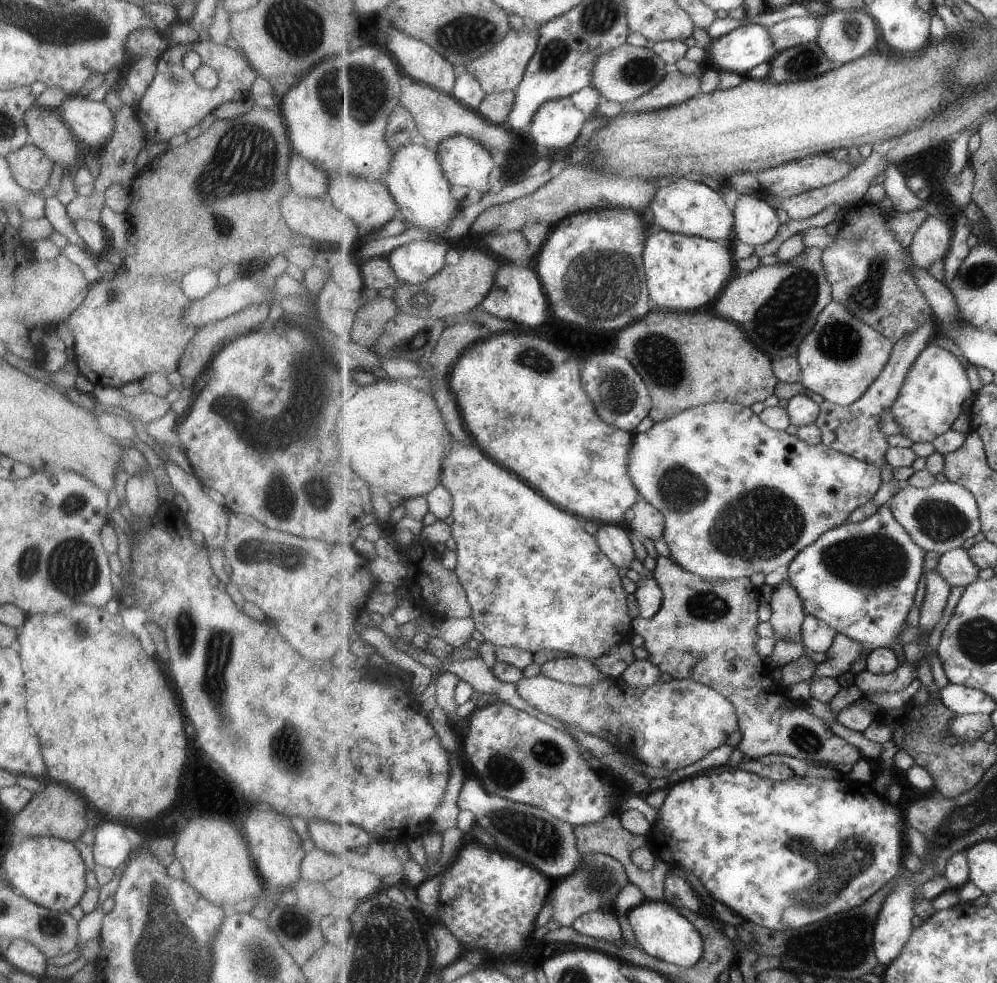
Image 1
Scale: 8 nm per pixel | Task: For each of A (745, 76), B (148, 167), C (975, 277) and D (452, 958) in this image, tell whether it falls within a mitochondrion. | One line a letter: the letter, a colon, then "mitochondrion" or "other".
A: other
B: other
C: mitochondrion
D: other

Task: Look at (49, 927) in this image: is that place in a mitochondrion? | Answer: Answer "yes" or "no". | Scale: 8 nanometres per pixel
yes

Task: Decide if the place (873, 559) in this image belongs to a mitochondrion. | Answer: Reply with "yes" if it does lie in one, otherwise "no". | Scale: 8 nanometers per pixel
yes

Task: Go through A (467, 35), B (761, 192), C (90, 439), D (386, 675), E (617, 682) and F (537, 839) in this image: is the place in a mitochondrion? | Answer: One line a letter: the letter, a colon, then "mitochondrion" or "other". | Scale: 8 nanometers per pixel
A: mitochondrion
B: other
C: other
D: other
E: other
F: mitochondrion

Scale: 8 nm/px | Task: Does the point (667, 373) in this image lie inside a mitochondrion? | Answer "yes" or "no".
yes

